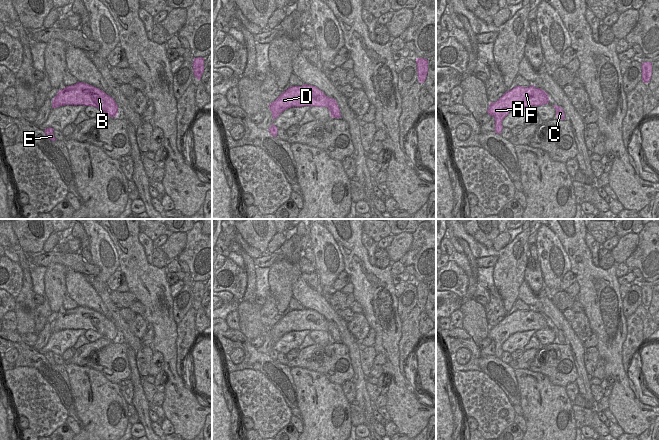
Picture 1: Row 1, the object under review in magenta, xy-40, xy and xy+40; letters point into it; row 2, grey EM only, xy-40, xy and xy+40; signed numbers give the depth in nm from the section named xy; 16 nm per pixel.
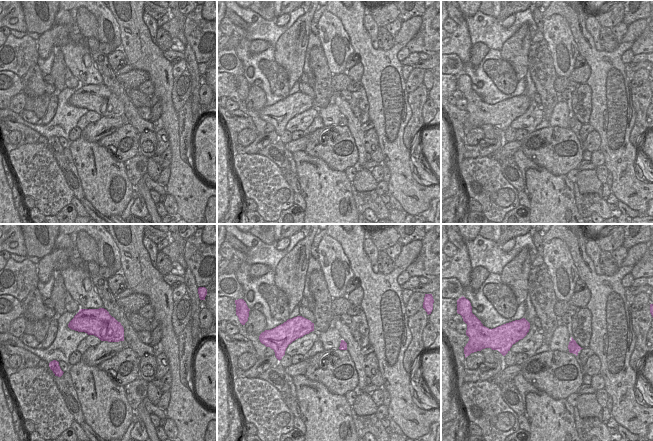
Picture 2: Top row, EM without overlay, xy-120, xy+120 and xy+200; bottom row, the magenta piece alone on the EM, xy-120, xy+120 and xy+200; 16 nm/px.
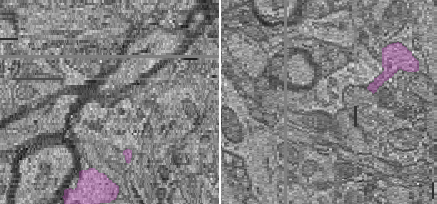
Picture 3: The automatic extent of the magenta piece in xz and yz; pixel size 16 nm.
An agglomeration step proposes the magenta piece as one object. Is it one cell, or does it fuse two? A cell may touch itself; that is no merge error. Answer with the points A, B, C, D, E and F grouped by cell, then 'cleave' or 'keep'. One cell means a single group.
A B C D E F; keep

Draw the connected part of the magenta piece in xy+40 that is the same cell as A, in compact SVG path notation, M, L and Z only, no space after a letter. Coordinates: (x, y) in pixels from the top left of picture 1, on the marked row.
M533 85L529 87L516 86L506 91L496 102L490 103L487 113L495 118L495 133L500 134L502 120L510 111L516 108L541 106L549 103L548 93Z

